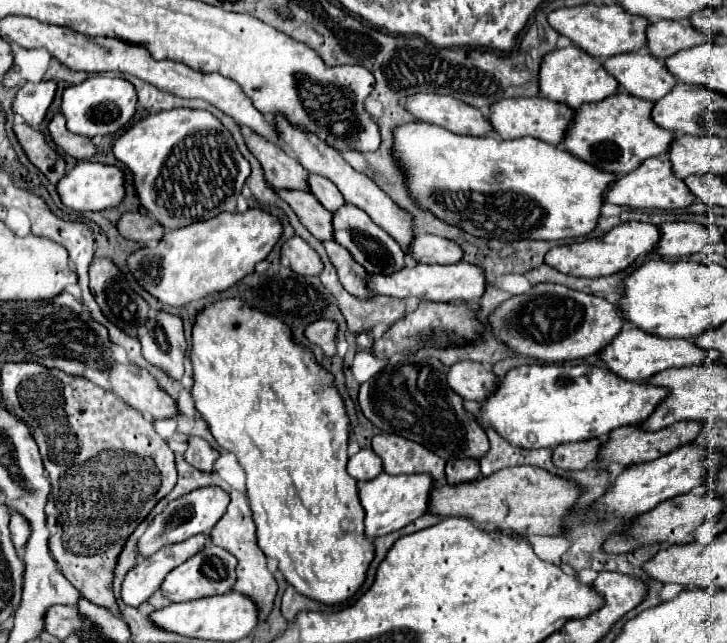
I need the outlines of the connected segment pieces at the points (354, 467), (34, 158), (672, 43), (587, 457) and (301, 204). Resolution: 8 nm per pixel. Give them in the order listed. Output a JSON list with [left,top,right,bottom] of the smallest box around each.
[[347,450,383,482],[13,122,67,184],[647,20,711,60],[553,440,599,470],[275,190,333,240]]

